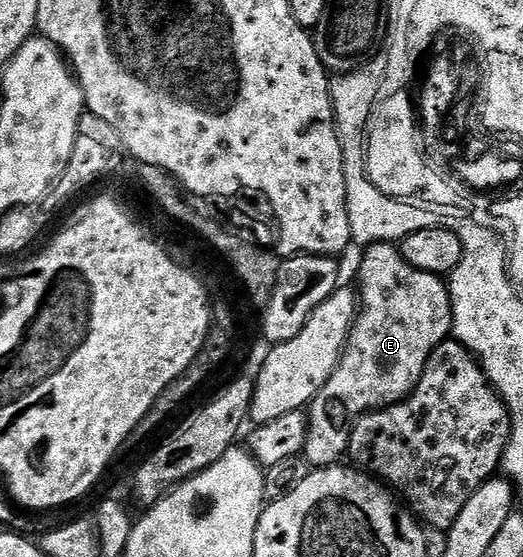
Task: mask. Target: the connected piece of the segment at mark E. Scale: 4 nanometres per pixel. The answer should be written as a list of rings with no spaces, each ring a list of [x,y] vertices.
[[[376,242],[364,254],[360,262],[360,286],[358,285],[358,313],[356,323],[348,334],[348,343],[340,353],[338,364],[326,380],[326,384],[314,396],[307,407],[308,435],[303,457],[313,467],[337,465],[348,453],[348,441],[352,435],[352,424],[361,414],[374,410],[385,410],[396,402],[408,397],[408,393],[418,384],[426,368],[426,360],[452,333],[452,311],[454,298],[444,287],[445,279],[439,274],[415,270],[401,256],[399,249],[388,242]]]

